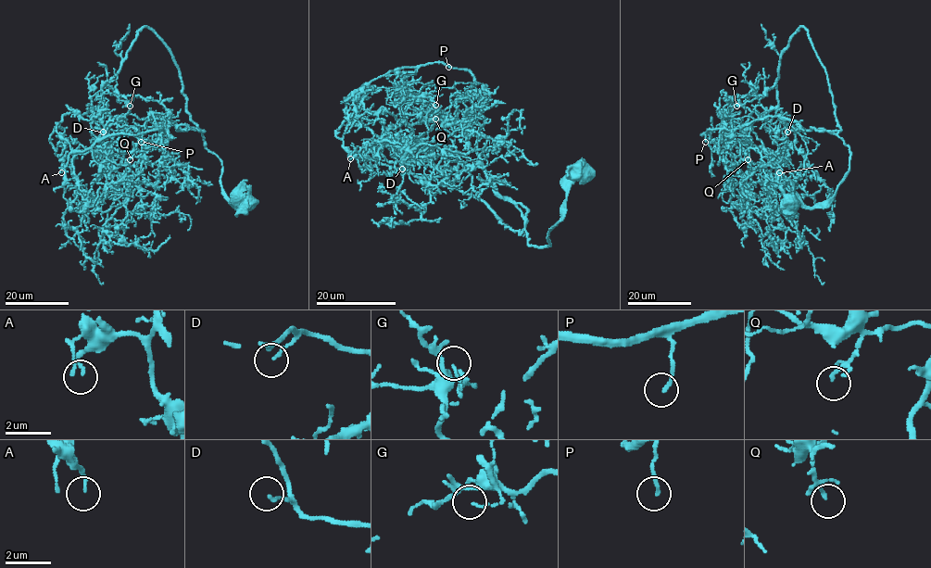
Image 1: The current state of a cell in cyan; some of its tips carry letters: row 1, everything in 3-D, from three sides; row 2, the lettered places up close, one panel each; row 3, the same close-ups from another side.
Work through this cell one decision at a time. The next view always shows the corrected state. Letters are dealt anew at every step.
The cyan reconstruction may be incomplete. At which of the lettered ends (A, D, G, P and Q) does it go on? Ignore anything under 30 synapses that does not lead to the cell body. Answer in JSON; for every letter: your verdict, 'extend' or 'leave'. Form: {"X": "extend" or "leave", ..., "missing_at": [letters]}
{"A": "extend", "D": "leave", "G": "leave", "P": "extend", "Q": "leave", "missing_at": ["A", "P"]}

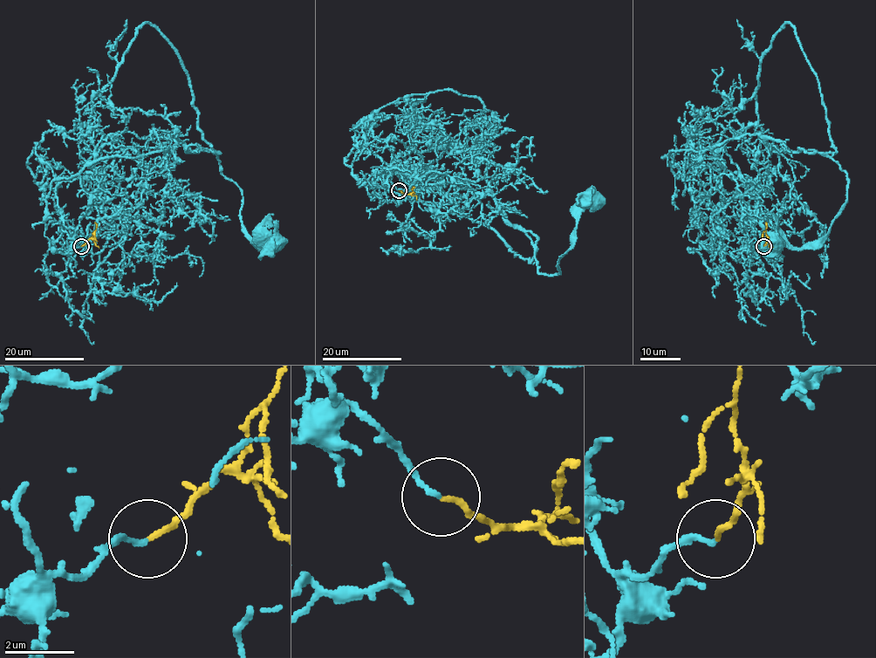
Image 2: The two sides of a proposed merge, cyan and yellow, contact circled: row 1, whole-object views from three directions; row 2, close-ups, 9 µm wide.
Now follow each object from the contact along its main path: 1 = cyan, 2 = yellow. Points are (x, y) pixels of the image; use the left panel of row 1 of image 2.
1: (81, 246), (68, 248), (59, 180), (174, 139), (216, 153), (244, 231), (273, 247)
2: (81, 246), (95, 231), (97, 241)

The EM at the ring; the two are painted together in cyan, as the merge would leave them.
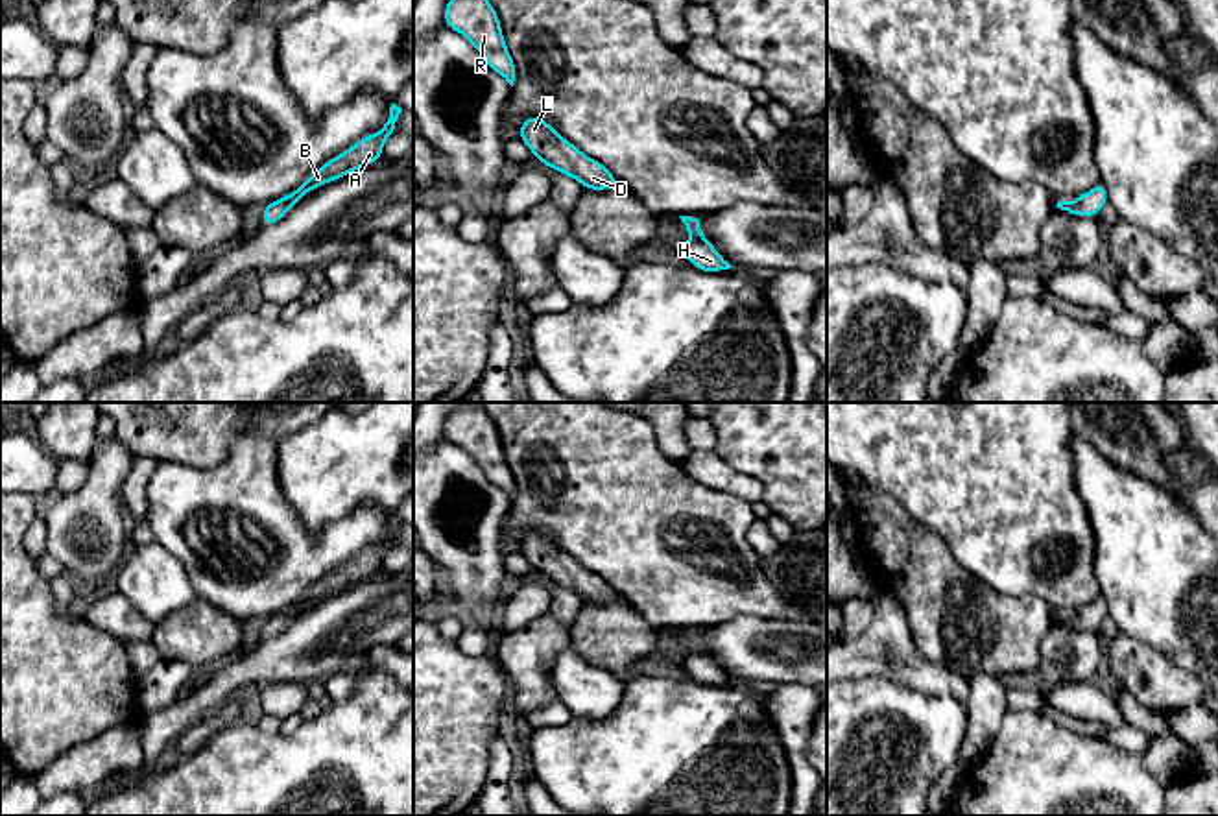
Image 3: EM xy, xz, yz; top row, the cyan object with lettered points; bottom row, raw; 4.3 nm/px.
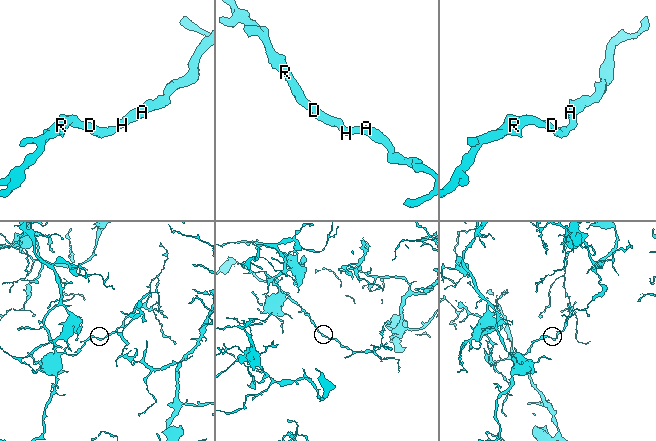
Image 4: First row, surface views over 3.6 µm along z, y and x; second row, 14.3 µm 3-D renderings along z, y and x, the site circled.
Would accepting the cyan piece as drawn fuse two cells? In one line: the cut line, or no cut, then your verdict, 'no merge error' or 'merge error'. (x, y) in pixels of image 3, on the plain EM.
no cut; no merge error

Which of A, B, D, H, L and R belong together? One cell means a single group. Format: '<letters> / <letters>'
A B D H L R

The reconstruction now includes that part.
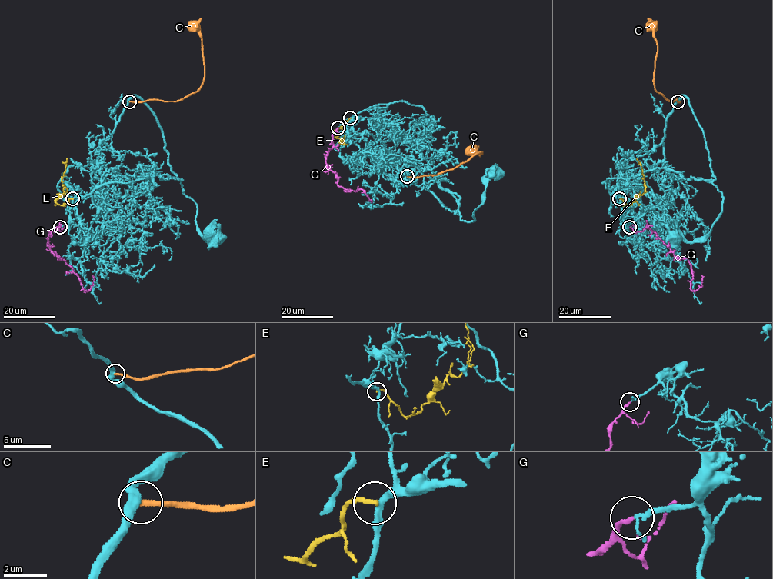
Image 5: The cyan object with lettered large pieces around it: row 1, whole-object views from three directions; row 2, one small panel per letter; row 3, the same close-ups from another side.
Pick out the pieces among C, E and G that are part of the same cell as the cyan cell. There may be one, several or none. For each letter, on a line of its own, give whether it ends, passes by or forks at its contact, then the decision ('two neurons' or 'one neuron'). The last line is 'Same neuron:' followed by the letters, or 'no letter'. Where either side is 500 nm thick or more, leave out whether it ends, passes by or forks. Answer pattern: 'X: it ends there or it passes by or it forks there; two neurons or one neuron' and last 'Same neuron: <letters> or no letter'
C: it ends there; two neurons
E: it ends there; two neurons
G: it ends there; one neuron
Same neuron: G

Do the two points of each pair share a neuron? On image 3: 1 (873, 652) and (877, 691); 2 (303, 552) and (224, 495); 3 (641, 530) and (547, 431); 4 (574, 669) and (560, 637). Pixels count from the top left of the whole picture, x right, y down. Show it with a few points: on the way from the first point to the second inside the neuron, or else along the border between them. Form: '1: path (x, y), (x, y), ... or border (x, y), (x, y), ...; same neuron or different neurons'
1: border (846, 678), (892, 678), (918, 687); different neurons
2: path (283, 536), (255, 512), (244, 508); same neuron
3: path (619, 506), (571, 455); same neuron
4: border (569, 643), (554, 661), (554, 689); different neurons

